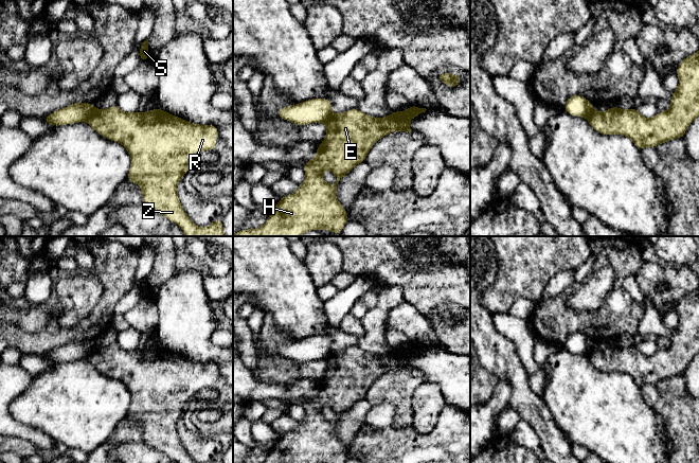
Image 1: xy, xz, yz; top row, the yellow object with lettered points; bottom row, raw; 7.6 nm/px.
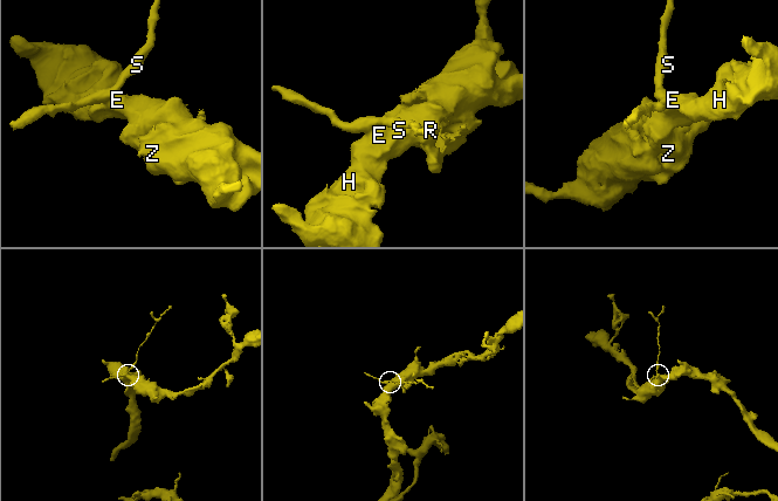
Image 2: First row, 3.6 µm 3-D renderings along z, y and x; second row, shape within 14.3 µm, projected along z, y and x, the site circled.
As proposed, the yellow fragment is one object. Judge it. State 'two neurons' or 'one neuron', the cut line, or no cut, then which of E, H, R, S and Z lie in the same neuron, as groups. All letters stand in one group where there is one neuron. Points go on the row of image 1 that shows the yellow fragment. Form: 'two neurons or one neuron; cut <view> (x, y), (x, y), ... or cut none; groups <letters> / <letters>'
two neurons; cut xy (94, 108), (86, 121); groups E H R Z / S

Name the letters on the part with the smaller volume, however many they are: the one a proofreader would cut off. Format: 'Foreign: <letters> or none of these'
Foreign: S

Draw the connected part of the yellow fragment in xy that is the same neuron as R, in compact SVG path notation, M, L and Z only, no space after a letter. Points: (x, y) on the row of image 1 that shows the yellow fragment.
M118 105L94 109L86 122L98 135L122 144L129 153L131 163L126 180L141 186L144 204L149 210L177 224L184 236L227 236L221 218L204 228L195 226L181 207L177 189L177 183L195 165L196 157L203 150L216 148L216 138L219 133L214 125L190 123L157 108L144 112L124 112Z

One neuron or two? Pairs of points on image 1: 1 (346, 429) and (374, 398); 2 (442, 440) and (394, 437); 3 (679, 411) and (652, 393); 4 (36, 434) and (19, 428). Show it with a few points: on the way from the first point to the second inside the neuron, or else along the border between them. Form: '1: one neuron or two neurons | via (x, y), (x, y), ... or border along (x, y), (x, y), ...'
1: two neurons | border along (365, 397), (372, 405)
2: one neuron | via (430, 442), (406, 442)
3: two neurons | border along (656, 386), (659, 397), (652, 406)
4: one neuron | via (32, 434), (23, 431)

